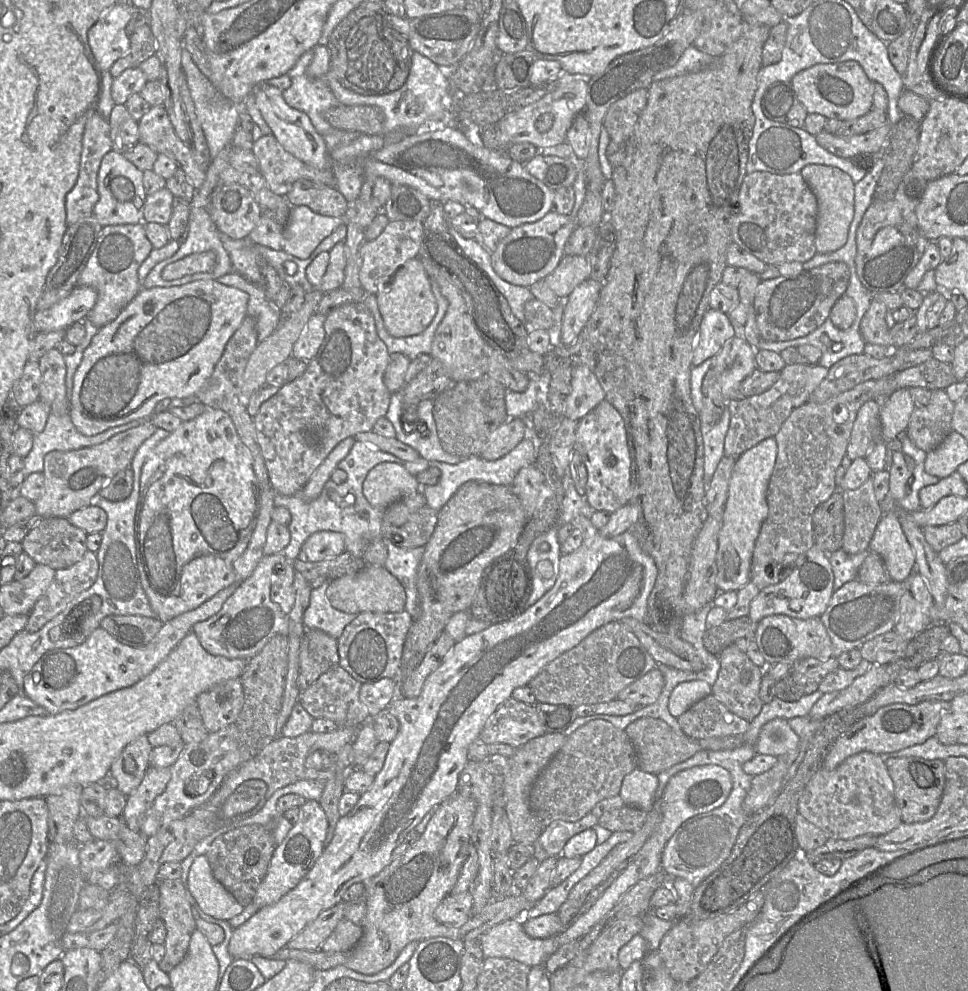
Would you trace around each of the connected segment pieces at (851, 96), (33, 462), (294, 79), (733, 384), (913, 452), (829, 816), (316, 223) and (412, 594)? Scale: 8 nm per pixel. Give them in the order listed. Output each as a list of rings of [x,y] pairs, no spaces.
[[[855,60],[815,64],[795,74],[791,83],[797,97],[810,114],[819,113],[827,118],[848,121],[865,115],[873,108],[874,83]]]
[[[50,412],[43,431],[33,435],[32,448],[23,458],[23,474],[27,477],[32,473],[42,473],[44,457],[51,451],[70,451],[94,446],[123,431],[126,431],[125,427],[119,425],[94,436],[85,436],[77,431],[69,414],[57,415]]]
[[[313,50],[306,51],[287,72],[292,84],[282,91],[282,96],[289,106],[309,116],[319,134],[327,136],[335,128],[324,118],[324,113],[341,103],[328,87],[325,77],[314,79],[307,75],[312,59]]]
[[[735,335],[714,357],[714,370],[726,402],[746,398],[739,393],[743,380],[757,369],[756,350],[741,335]]]
[[[906,433],[898,436],[902,450],[892,450],[892,464],[888,468],[890,486],[887,496],[881,501],[883,514],[893,508],[906,512],[920,510],[921,488],[938,483],[941,479],[925,471],[927,452],[916,447]]]
[[[869,751],[848,757],[833,770],[821,767],[800,797],[799,813],[823,829],[830,838],[839,839],[883,835],[902,823],[894,797],[894,784],[885,762],[879,754]]]
[[[304,205],[293,206],[283,229],[283,251],[306,259],[323,239],[344,222],[345,217],[323,216]]]
[[[384,540],[384,544],[388,551],[384,568],[403,586],[406,593],[405,610],[415,619],[419,614],[417,574],[425,547],[400,548],[390,540]]]

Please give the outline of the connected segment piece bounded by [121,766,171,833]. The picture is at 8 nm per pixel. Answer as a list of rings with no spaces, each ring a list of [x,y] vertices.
[[[149,766],[139,787],[129,796],[122,814],[128,828],[140,833],[141,824],[154,800],[161,795],[171,779],[170,768]]]

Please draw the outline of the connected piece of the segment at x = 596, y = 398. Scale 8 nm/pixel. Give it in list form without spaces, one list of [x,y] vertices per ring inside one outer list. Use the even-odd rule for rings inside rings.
[[[574,365],[563,417],[579,421],[604,399],[605,393],[595,374],[585,365]]]

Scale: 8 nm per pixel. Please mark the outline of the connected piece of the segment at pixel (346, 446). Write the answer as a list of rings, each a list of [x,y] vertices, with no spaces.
[[[348,437],[330,452],[301,490],[304,500],[311,501],[320,495],[325,483],[331,478],[332,472],[337,468],[338,463],[348,455],[355,442],[354,437]]]

